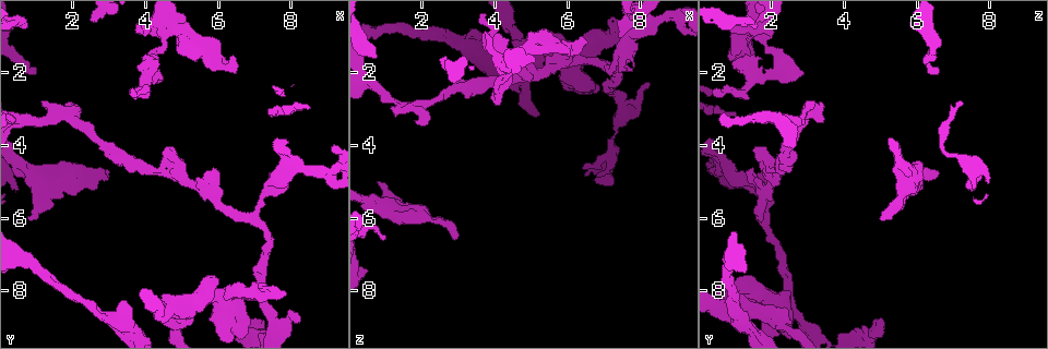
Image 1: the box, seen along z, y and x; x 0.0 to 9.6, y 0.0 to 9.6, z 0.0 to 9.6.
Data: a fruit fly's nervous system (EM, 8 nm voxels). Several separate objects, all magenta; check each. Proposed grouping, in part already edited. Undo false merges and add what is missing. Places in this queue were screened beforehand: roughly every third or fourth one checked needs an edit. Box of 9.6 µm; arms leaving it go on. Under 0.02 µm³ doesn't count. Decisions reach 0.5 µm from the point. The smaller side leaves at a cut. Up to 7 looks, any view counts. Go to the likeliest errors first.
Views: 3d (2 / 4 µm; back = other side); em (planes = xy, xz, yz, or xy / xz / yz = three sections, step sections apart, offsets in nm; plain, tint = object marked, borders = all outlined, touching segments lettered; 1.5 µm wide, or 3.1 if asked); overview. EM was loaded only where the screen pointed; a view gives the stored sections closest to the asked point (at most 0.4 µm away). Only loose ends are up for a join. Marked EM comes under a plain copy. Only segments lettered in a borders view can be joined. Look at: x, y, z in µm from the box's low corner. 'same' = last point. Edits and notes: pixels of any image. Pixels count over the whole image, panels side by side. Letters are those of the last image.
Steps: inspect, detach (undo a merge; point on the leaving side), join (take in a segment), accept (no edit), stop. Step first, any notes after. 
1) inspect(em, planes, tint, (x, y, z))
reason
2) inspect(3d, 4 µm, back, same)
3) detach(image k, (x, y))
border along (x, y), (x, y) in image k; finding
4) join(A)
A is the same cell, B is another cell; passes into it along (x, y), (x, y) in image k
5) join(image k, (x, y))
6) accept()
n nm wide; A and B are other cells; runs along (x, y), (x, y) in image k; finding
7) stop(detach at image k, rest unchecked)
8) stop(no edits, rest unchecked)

inspect(3d, 4 µm, (0.95, 2.05, 6.50))
tapers out

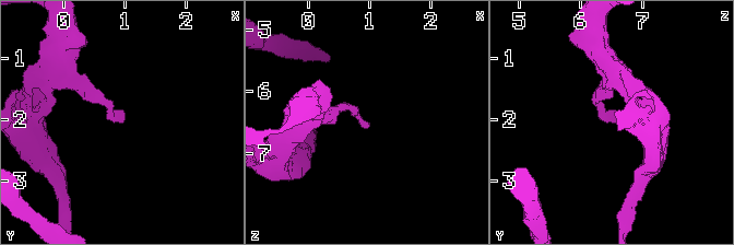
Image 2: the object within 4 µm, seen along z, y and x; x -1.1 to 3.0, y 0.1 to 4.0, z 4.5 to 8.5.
inspect(em, planes, borders, (0.95, 2.05, 6.55))

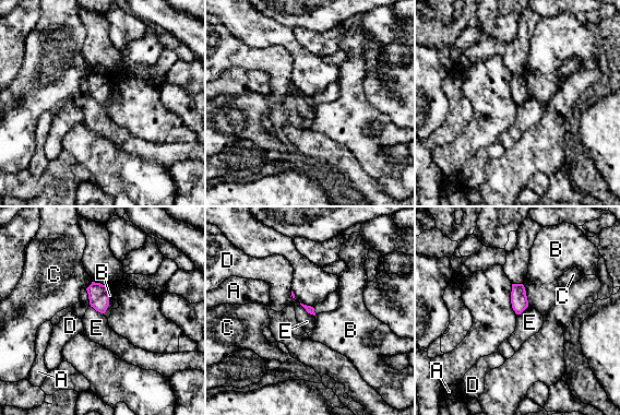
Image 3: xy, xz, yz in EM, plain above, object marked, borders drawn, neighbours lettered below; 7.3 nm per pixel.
accept()
A, B, C, D and E are other cells; border along (299, 303), (313, 316) in image 3; none of them fits

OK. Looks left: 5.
inspect(3d, 2 µm, (7.85, 8.15, 0.65))
branch stops here

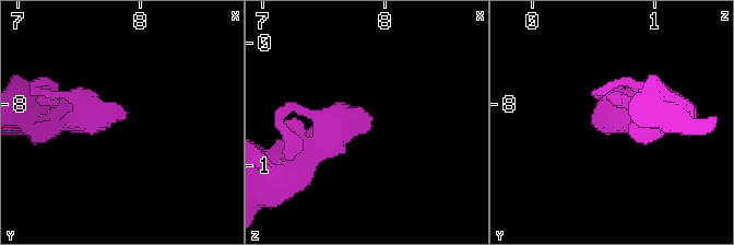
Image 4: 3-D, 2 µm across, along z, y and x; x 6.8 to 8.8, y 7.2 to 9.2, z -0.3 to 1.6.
inspect(em, xy, step 4, borders, (7.90, 8.08, 0.60))
need the tissue

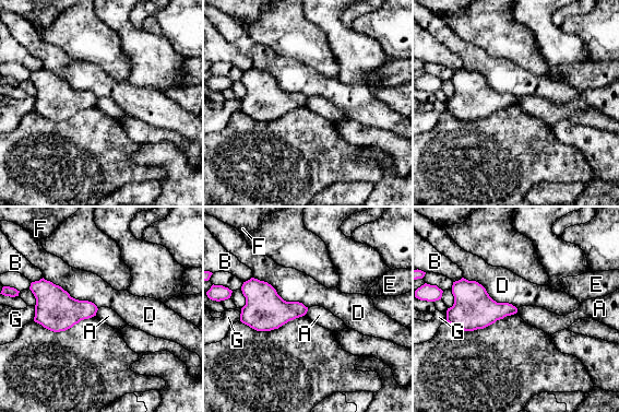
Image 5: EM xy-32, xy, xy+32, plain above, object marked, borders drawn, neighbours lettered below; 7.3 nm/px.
accept()
D touches over 460 nm; A, B, D, E, F and G are other cells; border along (98, 308), (95, 315) in image 5; no lettered segment goes on from it

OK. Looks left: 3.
inspect(em, yz, step 8, tint, (3.35, 8.25, 0.95))
an open end

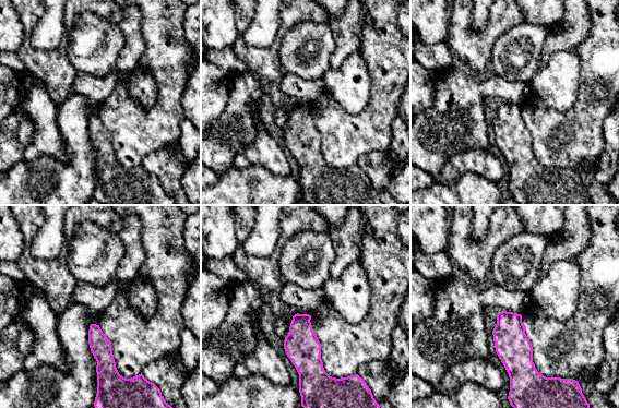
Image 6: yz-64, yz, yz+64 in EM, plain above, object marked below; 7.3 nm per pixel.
inspect(em, planes, borders, same)
cut it another way

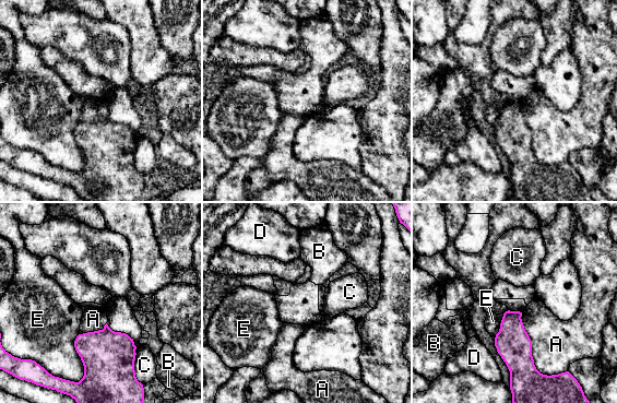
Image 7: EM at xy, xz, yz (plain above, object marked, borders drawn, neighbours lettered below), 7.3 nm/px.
accept()
A, B, C, D and E are other cells; border along (79, 333), (80, 380) in image 7; no lettered segment goes on from it

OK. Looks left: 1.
stop(no edits, rest unchecked)

